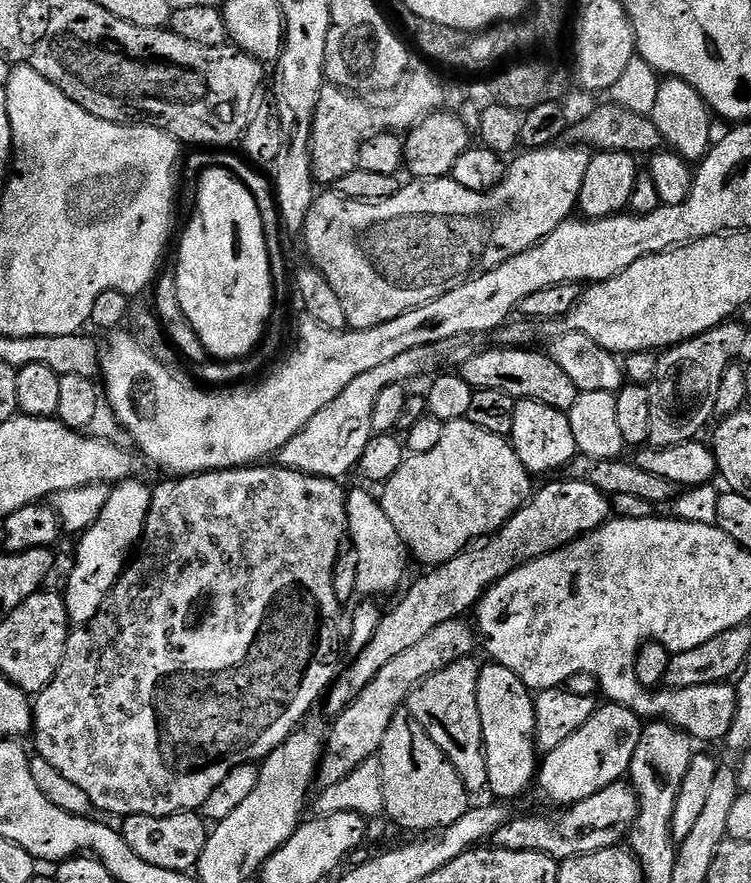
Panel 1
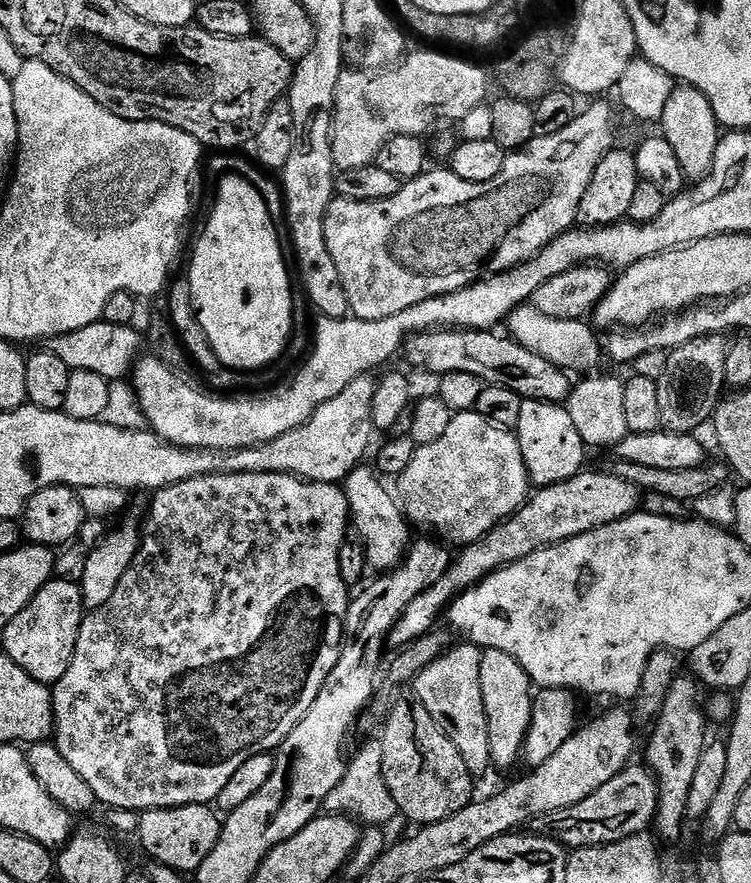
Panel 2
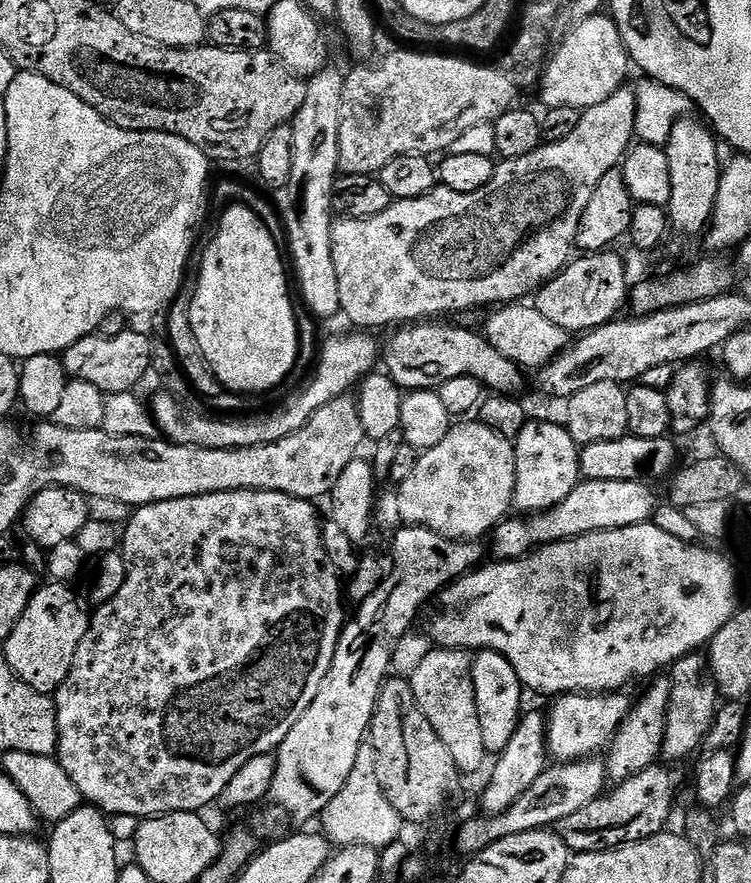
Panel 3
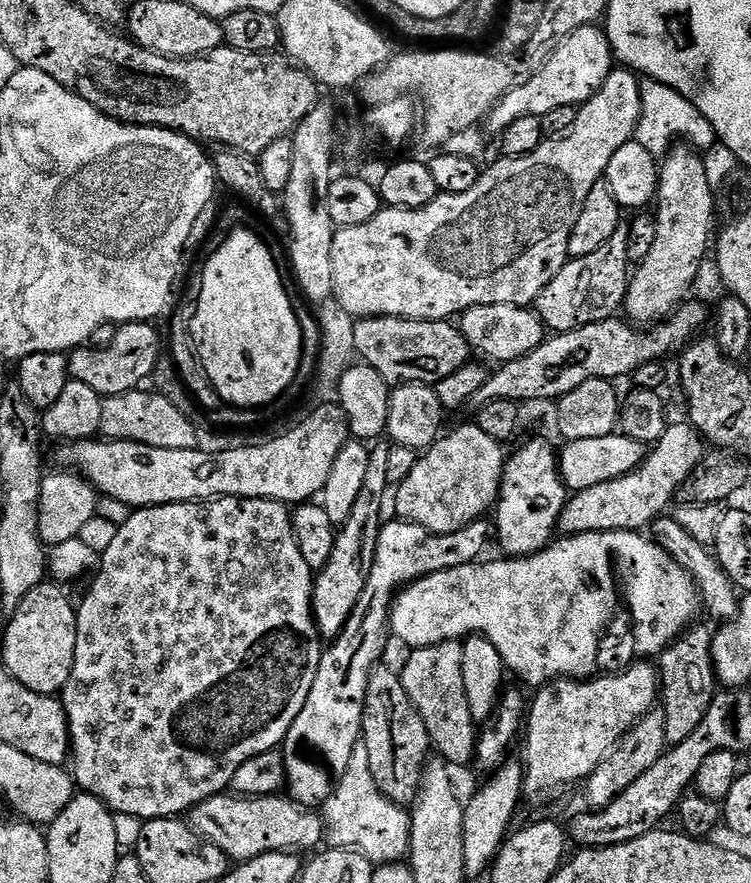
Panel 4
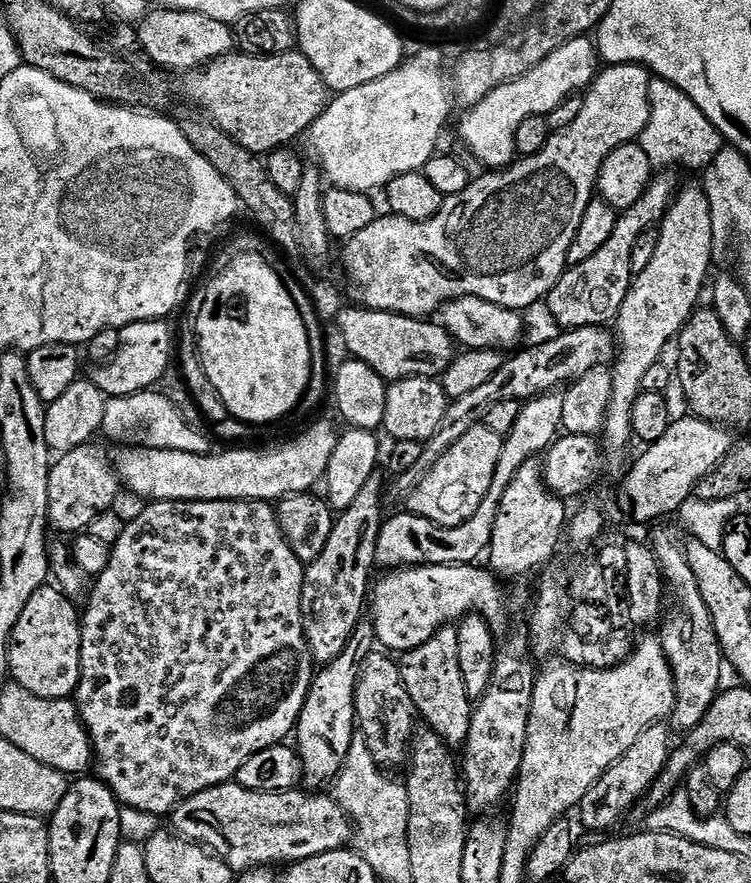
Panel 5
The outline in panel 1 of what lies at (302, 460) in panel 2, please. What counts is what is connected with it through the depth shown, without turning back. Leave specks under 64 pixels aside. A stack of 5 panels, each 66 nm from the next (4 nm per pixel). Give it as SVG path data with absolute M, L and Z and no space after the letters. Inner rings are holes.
M443 340L437 344L418 346L414 350L406 350L406 354L398 354L398 358L390 358L390 362L382 362L382 366L374 366L374 370L366 370L366 374L358 374L346 390L330 406L326 406L298 435L290 438L290 442L278 453L278 460L285 468L295 472L304 472L307 476L320 476L323 480L339 481L348 471L355 469L362 458L362 450L372 441L372 419L374 418L374 402L378 402L378 394L386 390L386 386L404 384L411 376L419 372L439 373L448 370L451 364L460 364L469 359L470 352L463 348L463 343Z

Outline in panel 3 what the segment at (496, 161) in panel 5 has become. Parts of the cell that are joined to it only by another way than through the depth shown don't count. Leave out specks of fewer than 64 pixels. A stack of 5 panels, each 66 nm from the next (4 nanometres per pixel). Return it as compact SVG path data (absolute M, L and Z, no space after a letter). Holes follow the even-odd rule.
M595 14L577 20L563 33L564 41L547 61L548 69L540 80L540 100L545 109L572 106L576 100L595 102L610 98L625 85L630 69L628 51L616 21L608 14Z

